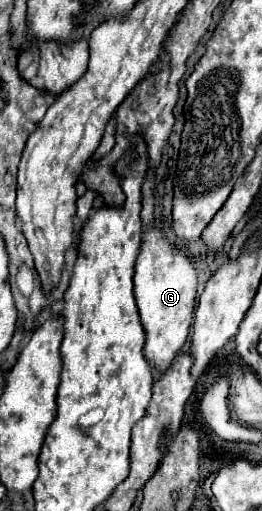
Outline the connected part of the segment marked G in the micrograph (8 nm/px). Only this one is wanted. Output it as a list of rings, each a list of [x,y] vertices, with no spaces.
[[[153,225],[149,231],[143,233],[141,253],[135,265],[135,279],[139,279],[135,285],[135,299],[147,333],[145,359],[157,373],[163,373],[187,341],[195,309],[197,271],[191,257],[177,245],[169,243],[163,237],[161,229]]]

